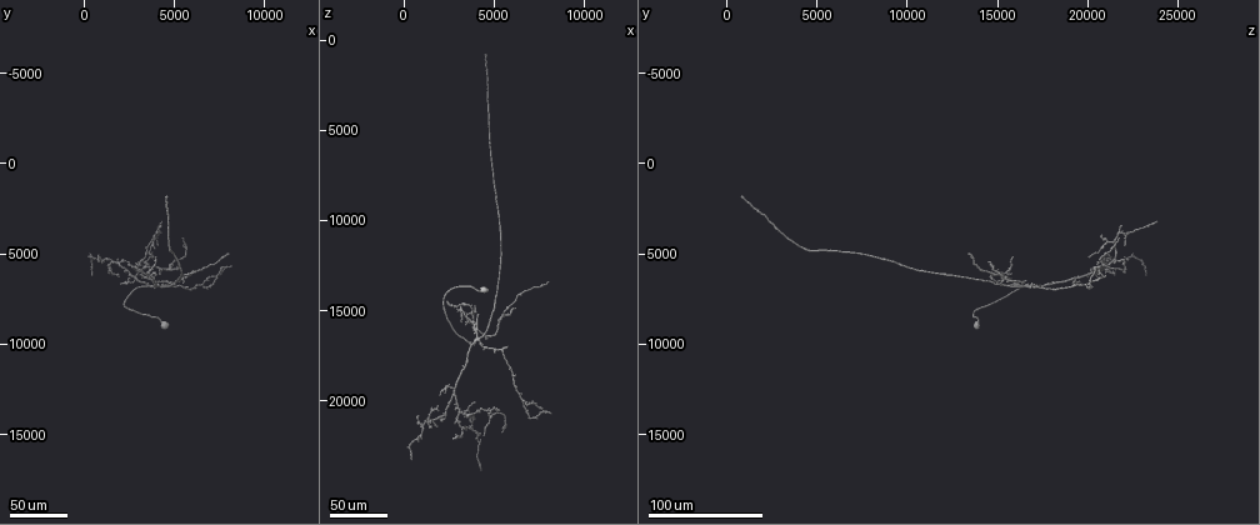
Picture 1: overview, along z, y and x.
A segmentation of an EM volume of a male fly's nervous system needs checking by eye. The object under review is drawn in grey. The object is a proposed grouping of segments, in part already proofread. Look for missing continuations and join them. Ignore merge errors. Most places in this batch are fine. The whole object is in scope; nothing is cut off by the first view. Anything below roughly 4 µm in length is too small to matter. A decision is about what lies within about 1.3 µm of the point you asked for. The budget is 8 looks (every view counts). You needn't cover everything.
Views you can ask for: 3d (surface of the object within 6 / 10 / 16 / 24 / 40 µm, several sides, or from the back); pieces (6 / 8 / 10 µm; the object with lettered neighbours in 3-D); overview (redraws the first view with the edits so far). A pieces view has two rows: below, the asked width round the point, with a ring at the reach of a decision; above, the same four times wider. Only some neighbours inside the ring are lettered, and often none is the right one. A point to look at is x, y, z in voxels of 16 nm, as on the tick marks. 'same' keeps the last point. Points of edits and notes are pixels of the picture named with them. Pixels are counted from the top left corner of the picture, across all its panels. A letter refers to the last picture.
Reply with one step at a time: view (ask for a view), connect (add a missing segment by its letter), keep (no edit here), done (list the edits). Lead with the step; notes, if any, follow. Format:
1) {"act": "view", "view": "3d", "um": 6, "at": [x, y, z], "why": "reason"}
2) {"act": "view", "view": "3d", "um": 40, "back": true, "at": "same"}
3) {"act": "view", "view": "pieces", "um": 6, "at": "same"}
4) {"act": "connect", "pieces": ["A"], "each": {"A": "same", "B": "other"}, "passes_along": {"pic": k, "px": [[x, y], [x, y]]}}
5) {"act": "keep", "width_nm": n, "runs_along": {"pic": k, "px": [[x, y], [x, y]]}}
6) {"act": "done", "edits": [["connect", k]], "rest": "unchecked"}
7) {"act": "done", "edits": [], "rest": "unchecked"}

{"act": "view", "view": "3d", "um": 24, "at": [4400, 6000, 21800], "why": "thin end"}

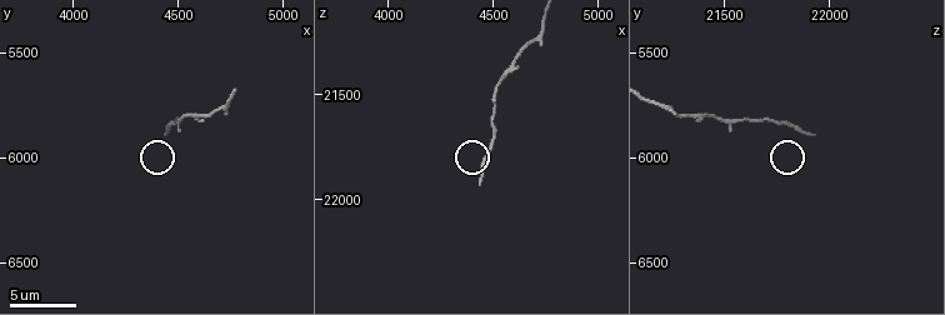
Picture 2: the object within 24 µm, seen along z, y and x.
{"act": "view", "view": "3d", "um": 10, "at": [4440, 5890, 21930]}

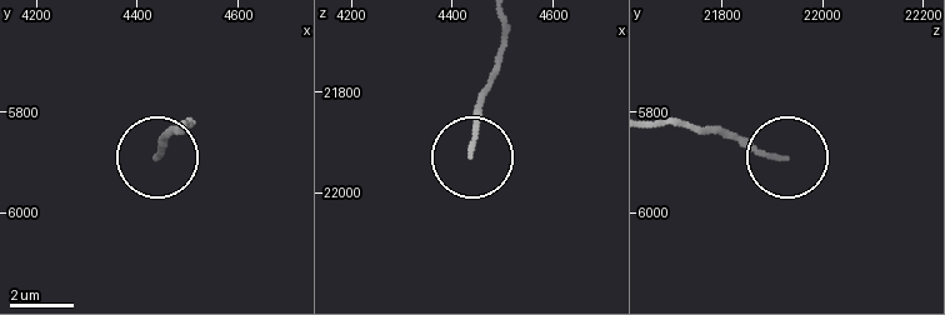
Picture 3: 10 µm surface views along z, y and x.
{"act": "view", "view": "pieces", "um": 10, "at": [4430, 5900, 21925], "why": "what lies round it"}

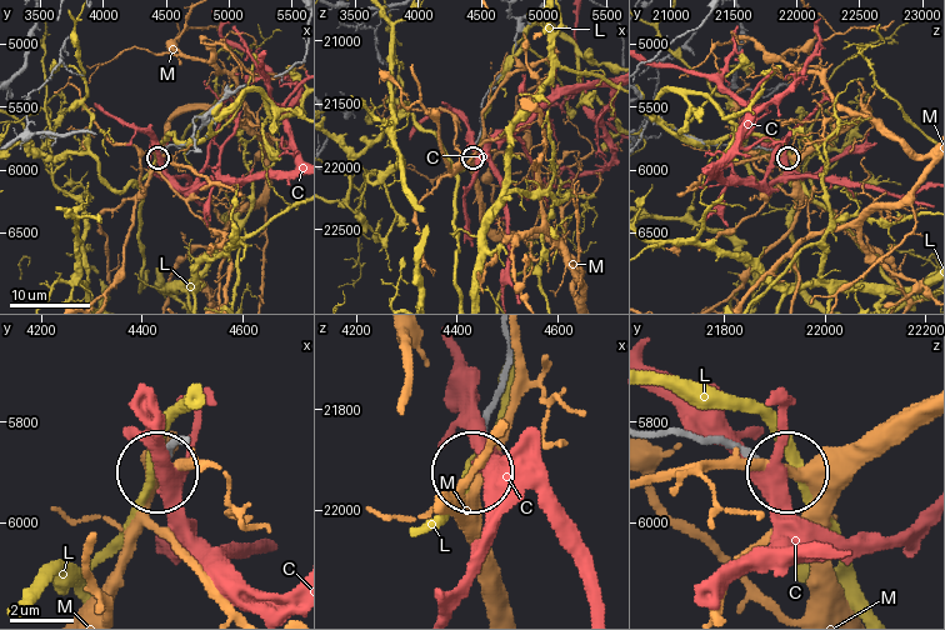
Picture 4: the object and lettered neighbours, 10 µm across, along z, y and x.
{"act": "keep", "each": {"C": "other", "L": "other", "M": "other"}, "found": "no lettered segment goes on from it"}

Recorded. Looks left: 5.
{"act": "view", "view": "3d", "um": 24, "at": [4000, 4600, 20600], "why": "thick end"}

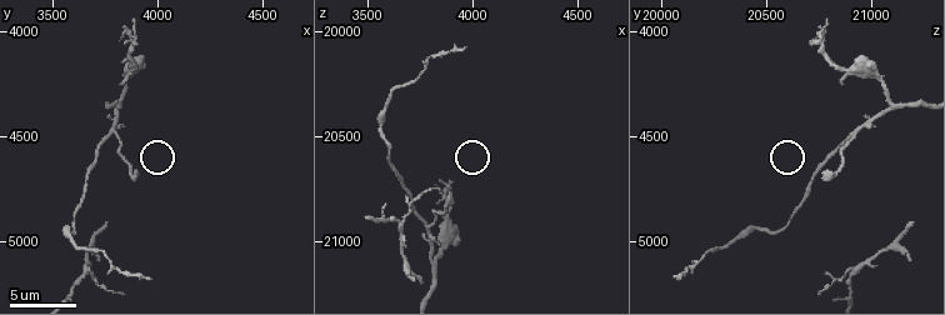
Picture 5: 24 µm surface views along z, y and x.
{"act": "view", "view": "pieces", "um": 8, "at": [3880, 4700, 20790]}

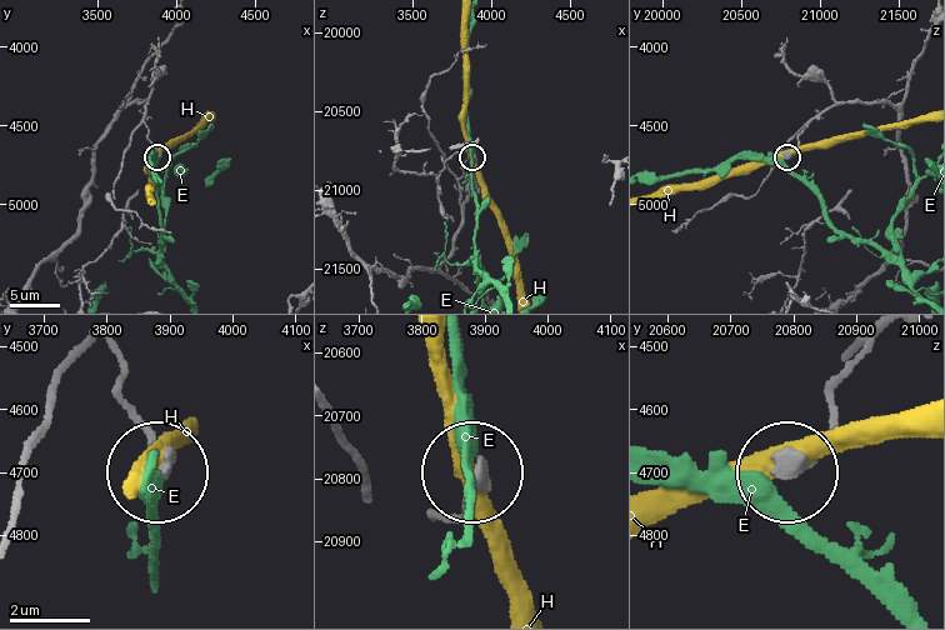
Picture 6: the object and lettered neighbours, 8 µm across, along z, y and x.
{"act": "keep", "width_nm": 330, "each": {"E": "other", "H": "other"}, "runs_along": {"pic": 6, "px": [[121, 369], [125, 409], [163, 466]]}, "found": "no lettered segment goes on from it"}

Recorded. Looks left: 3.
{"act": "view", "view": "3d", "um": 10, "at": [3760, 4930, 21180], "why": "branch stops here"}

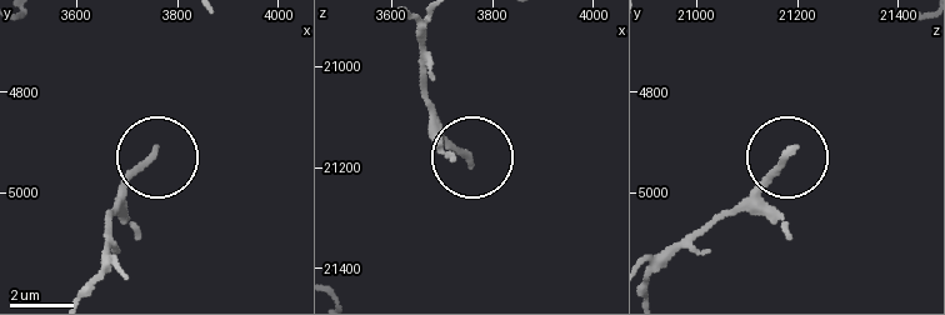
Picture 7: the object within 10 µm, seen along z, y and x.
{"act": "view", "view": "pieces", "um": 10, "at": [3760, 4915, 21190]}

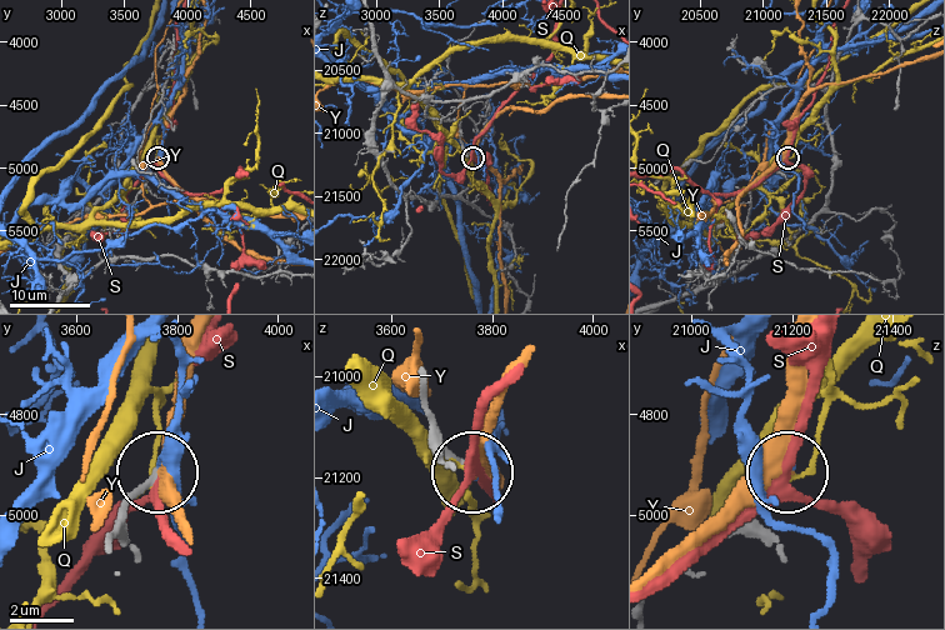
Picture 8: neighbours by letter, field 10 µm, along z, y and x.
{"act": "keep", "each": {"J": "other", "Q": "other", "S": "other", "Y": "other"}, "runs_along": {"pic": 8, "px": [[424, 396], [429, 420], [469, 466]]}, "found": "none of them fits"}

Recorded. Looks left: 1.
{"act": "view", "view": "pieces", "um": 10, "at": [3960, 5170, 20080], "why": "end of a long branch"}

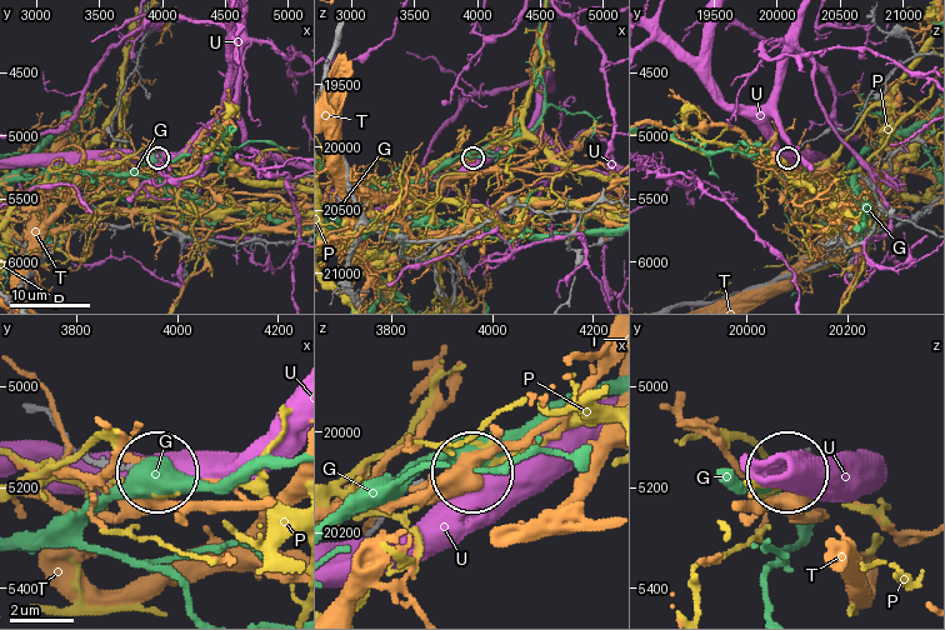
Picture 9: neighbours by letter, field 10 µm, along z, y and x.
{"act": "keep", "width_nm": 200, "each": {"G": "other", "P": "other", "T": "other", "U": "other"}, "found": "no lettered segment goes on from it"}

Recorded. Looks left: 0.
{"act": "done", "edits": [], "rest": "unchecked"}

